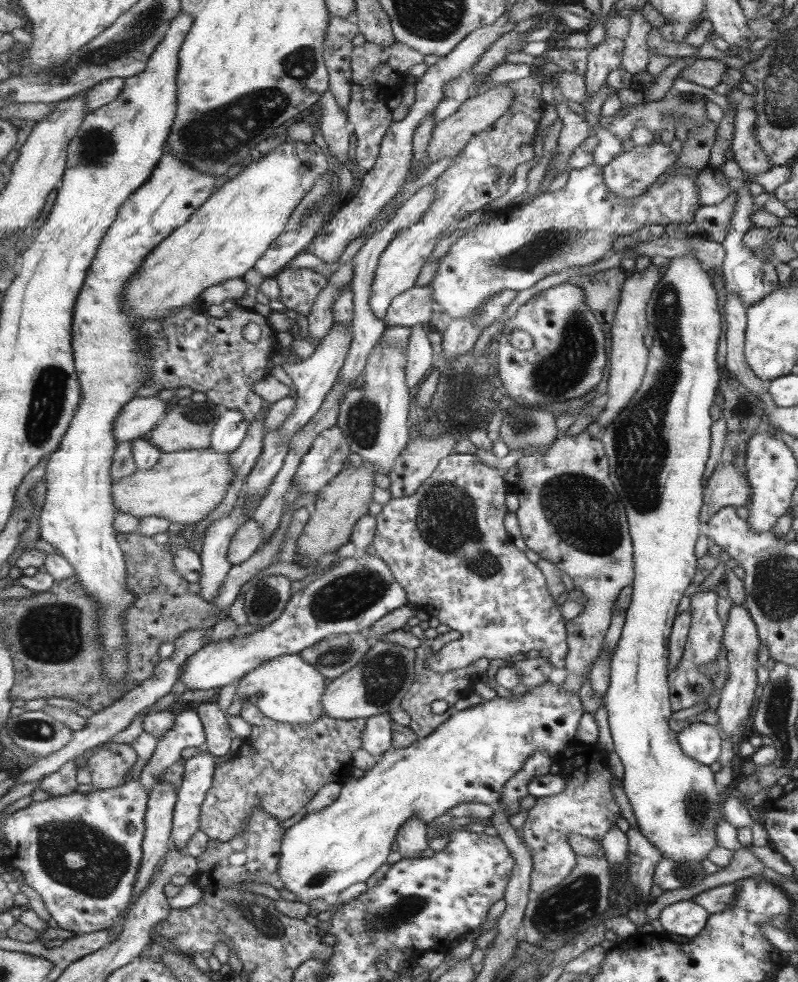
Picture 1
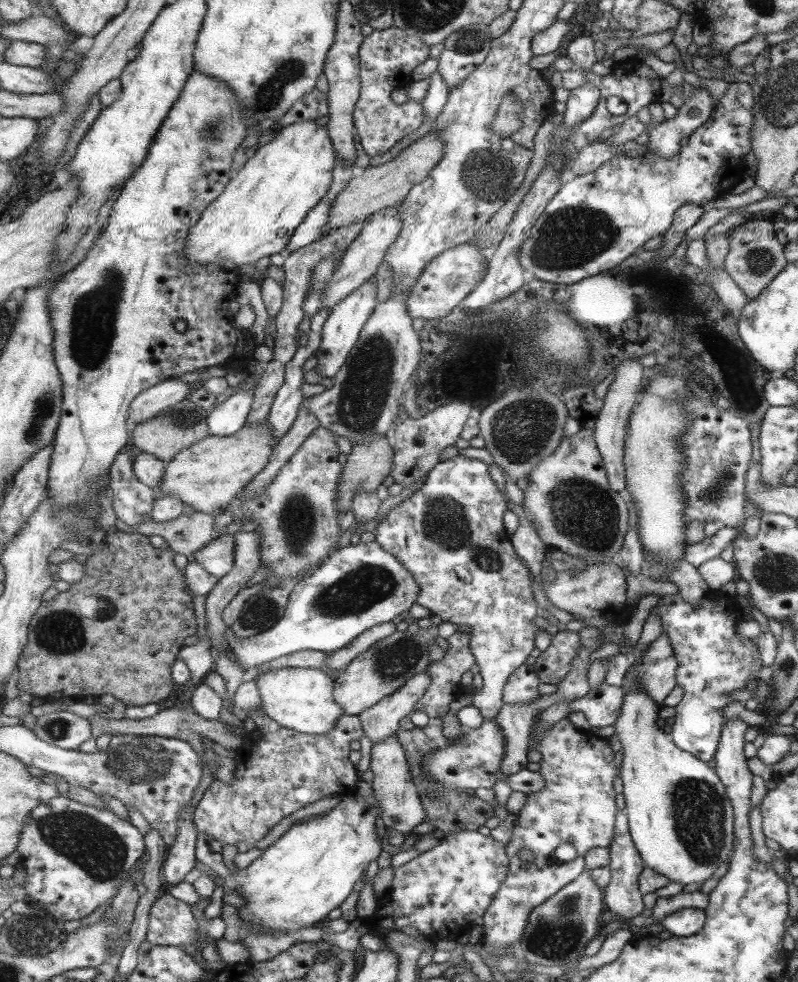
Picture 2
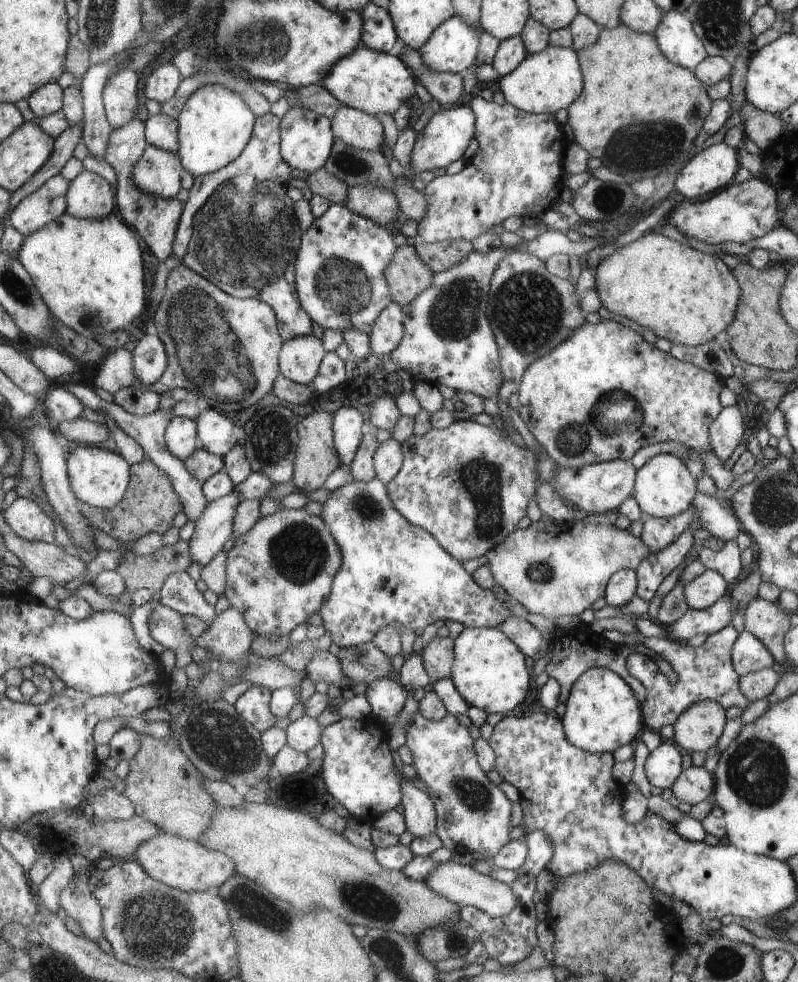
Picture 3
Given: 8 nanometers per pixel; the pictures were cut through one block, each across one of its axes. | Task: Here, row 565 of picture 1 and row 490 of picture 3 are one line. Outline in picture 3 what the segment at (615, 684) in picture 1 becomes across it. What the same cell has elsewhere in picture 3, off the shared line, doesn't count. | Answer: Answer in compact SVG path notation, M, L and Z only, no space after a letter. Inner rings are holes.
M658 454L650 458L637 474L637 490L634 498L643 510L645 517L672 518L692 506L696 496L696 480L684 466L680 458L672 454Z

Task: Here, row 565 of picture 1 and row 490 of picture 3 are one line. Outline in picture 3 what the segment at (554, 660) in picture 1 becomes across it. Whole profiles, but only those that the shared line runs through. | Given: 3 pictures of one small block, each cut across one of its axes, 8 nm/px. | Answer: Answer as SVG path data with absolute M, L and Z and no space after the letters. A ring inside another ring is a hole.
M457 420L454 421L448 428L444 430L436 430L431 428L426 431L424 436L410 436L406 438L404 442L401 442L401 448L404 456L403 465L400 472L390 481L387 482L389 488L390 497L393 500L393 504L396 506L398 512L402 516L406 517L412 524L418 525L428 532L433 533L437 540L441 543L442 548L445 548L446 552L449 552L453 557L457 557L462 563L465 560L478 558L482 554L486 554L491 548L497 547L502 540L509 536L514 531L518 520L526 514L528 504L532 500L532 494L534 494L534 476L536 476L536 460L534 460L534 454L530 449L518 446L509 434L504 434L496 424L493 426L487 426L476 423L474 421Z

